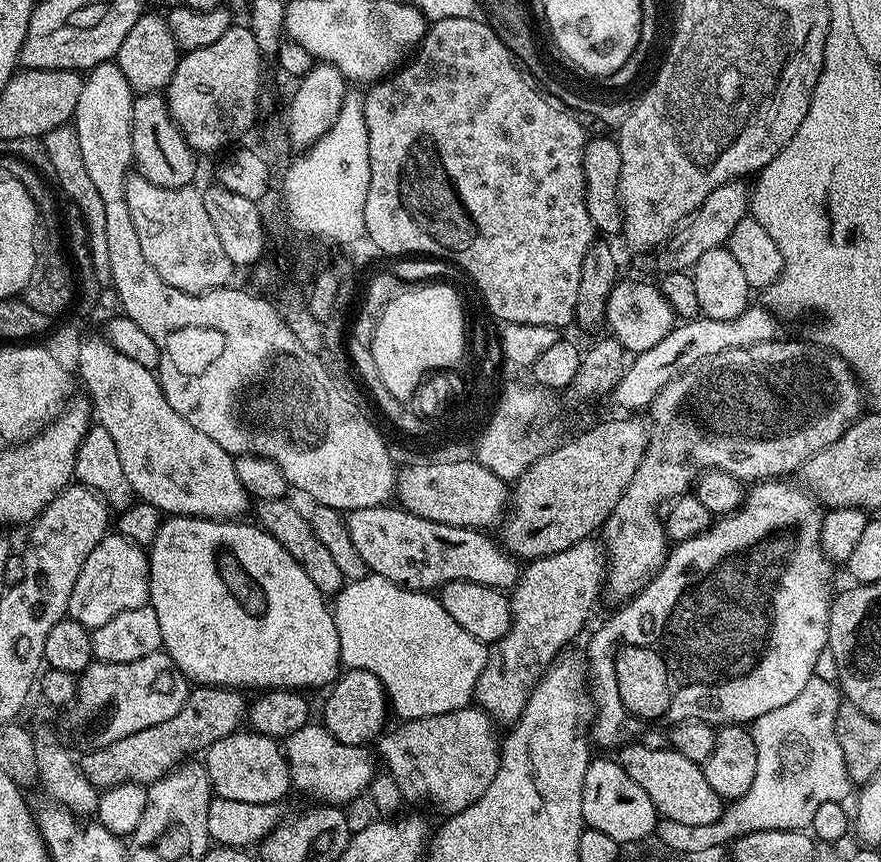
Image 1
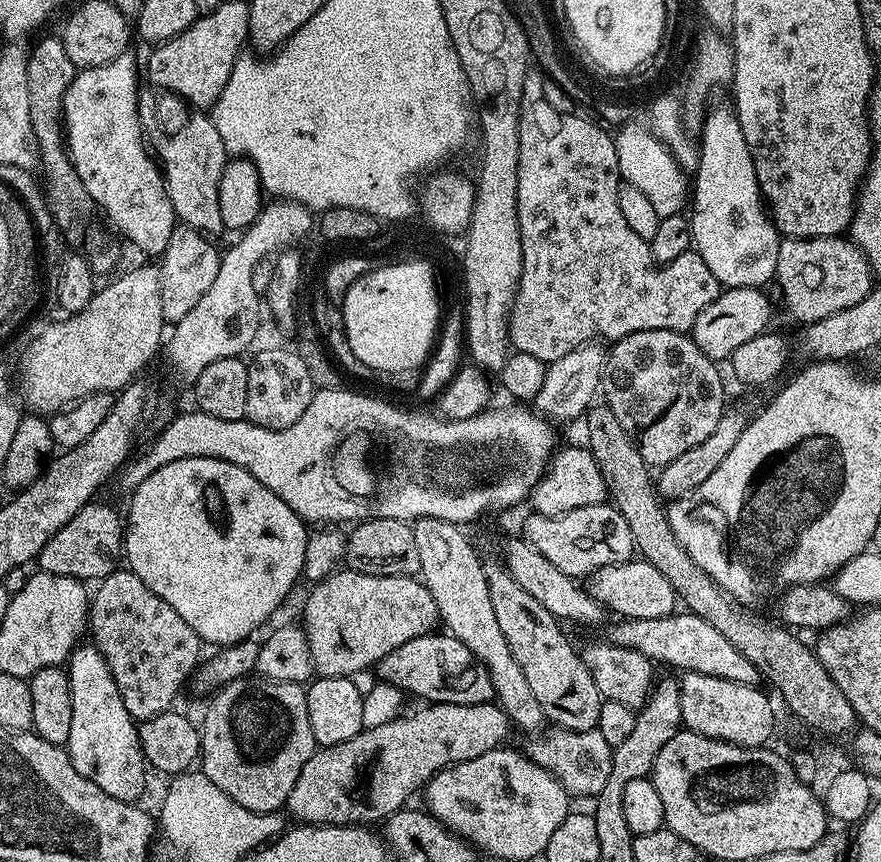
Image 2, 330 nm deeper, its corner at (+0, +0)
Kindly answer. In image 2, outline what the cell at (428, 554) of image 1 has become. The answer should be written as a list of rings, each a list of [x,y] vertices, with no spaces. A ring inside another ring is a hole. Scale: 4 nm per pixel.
[[[643,558],[627,560],[625,564],[606,566],[592,573],[586,584],[588,593],[609,613],[617,612],[617,617],[626,620],[638,618],[662,618],[677,611],[678,597],[674,586],[650,562]]]

